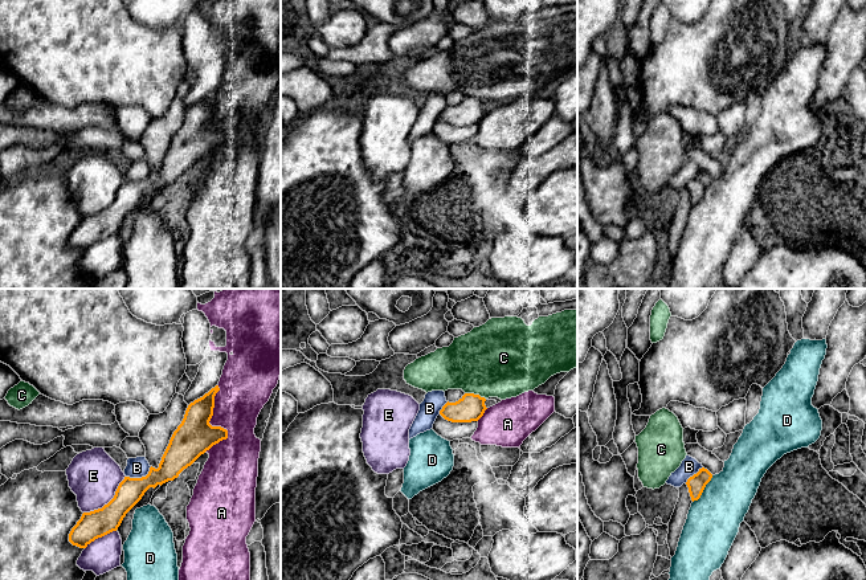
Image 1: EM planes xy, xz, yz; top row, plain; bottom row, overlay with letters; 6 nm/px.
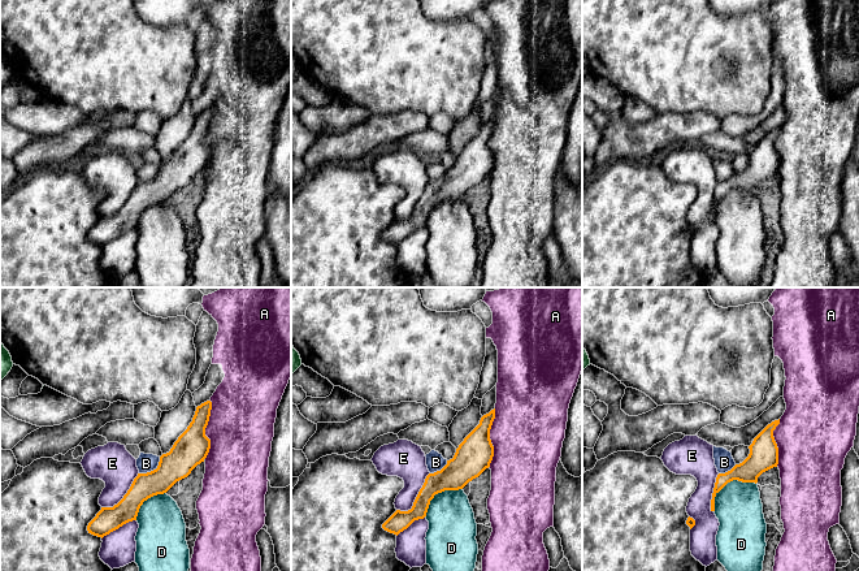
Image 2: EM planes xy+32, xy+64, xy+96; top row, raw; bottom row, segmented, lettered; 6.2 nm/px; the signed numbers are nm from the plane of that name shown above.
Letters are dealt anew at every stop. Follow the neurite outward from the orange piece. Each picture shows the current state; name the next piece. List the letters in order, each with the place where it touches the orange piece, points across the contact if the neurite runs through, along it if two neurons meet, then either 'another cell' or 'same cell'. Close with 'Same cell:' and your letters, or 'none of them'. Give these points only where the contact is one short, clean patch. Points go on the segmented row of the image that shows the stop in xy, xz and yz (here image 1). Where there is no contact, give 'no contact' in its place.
A: meets orange in xy at (213, 427); another cell
B: meets orange in xy at (139, 478); border along xy (151, 466), (144, 476), (126, 477); another cell
C: meets orange in xz at (476, 395); another cell
D: meets orange in yz at (703, 489); another cell
E: meets orange in xy at (110, 501); another cell
Same cell: none of them

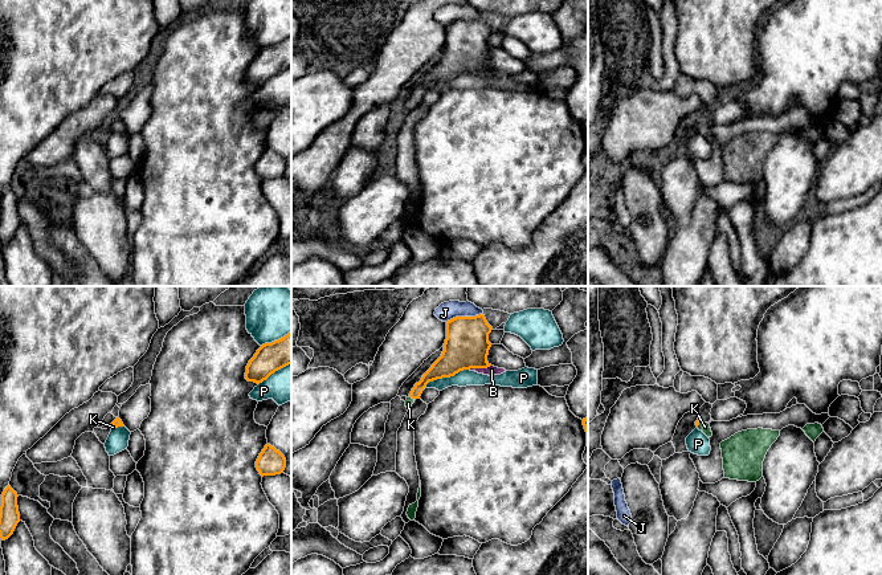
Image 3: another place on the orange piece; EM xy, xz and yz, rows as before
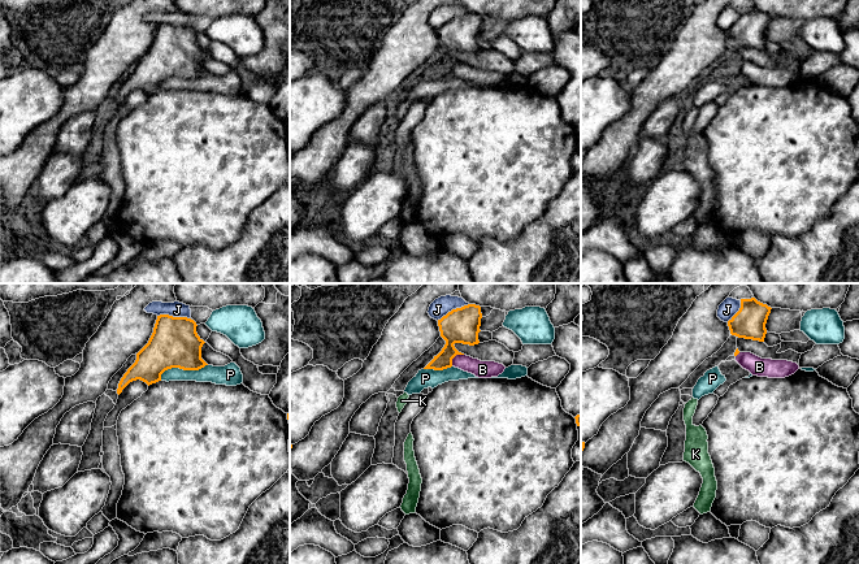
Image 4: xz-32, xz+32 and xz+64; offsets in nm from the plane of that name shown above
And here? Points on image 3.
B: meets orange in xz at (480, 367); another cell
J: meets orange in xz at (464, 317); another cell
K: meets orange in xz at (412, 398); runs through xz (440, 368), (419, 387), (412, 398), (408, 403); same cell
P: meets orange in xz at (445, 376); another cell
Same cell: K

